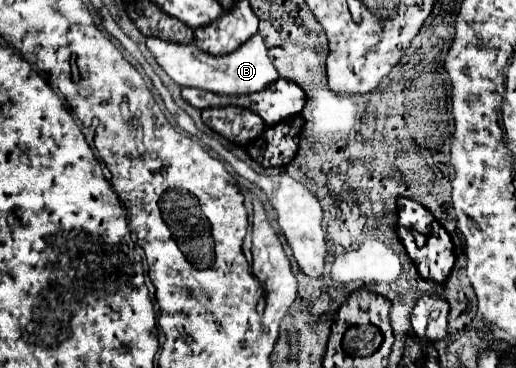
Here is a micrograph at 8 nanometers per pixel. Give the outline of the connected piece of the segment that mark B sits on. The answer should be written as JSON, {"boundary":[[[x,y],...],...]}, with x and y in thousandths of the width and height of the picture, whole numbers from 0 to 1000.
{"boundary":[[[494,92],[455,141],[436,152],[409,152],[401,141],[390,141],[378,120],[335,120],[328,109],[312,109],[300,98],[285,103],[285,130],[297,141],[300,163],[328,201],[328,212],[343,223],[351,239],[386,239],[417,255],[467,261],[467,255],[506,250],[510,239],[517,239],[541,212],[502,92]]]}

